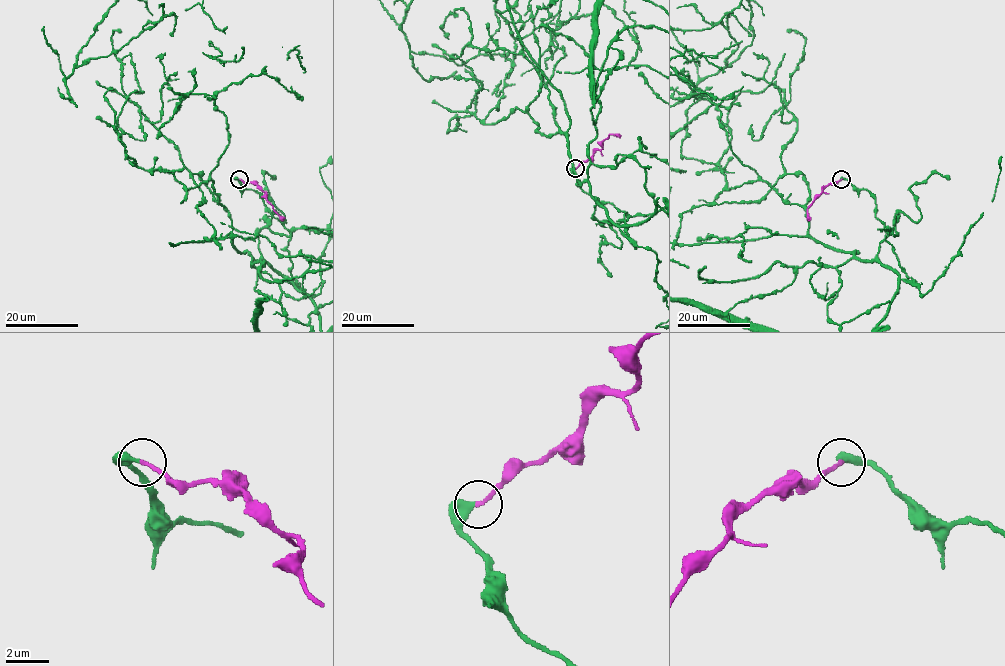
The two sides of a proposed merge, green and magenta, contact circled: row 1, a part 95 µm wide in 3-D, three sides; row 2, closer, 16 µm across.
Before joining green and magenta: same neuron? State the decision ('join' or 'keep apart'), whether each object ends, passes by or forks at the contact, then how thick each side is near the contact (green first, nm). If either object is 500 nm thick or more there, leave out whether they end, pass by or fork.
join; green ends there; magenta ends there; 440 nm thick on the green side, 190 nm on the other

